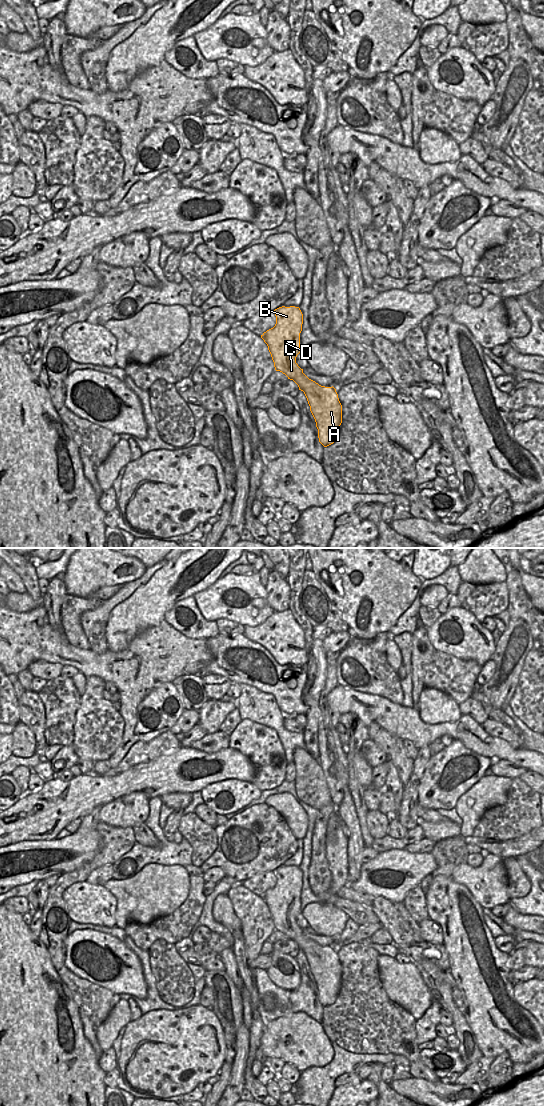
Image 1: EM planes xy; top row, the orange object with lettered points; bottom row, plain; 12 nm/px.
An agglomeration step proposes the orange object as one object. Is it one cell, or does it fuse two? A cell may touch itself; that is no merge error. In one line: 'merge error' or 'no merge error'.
no merge error

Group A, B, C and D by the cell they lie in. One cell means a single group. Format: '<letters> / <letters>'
A B C D

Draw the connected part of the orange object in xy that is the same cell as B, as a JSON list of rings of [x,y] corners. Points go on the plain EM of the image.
[[[279,867],[274,870],[276,876],[276,884],[273,888],[267,890],[261,895],[261,898],[268,906],[276,931],[285,934],[288,939],[293,940],[303,951],[310,971],[315,979],[316,987],[318,989],[319,1002],[327,1007],[333,1004],[340,991],[342,983],[342,965],[339,961],[336,949],[332,947],[321,946],[315,941],[309,939],[296,923],[296,917],[301,912],[300,910],[300,893],[302,891],[303,874],[299,867]]]

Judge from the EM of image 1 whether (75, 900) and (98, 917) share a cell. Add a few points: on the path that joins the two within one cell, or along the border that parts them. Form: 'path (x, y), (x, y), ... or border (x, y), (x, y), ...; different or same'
path (81, 900), (92, 911); same

